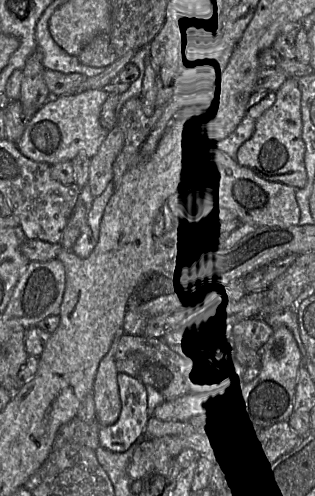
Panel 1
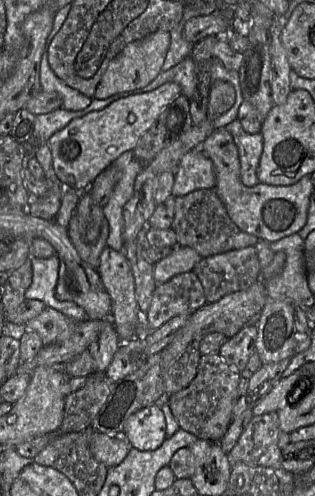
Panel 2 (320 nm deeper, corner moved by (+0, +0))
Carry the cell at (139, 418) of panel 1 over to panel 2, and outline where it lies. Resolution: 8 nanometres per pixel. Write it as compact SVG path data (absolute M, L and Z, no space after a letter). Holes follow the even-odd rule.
M160 404L145 407L126 421L122 436L140 451L153 451L167 438L166 421Z

